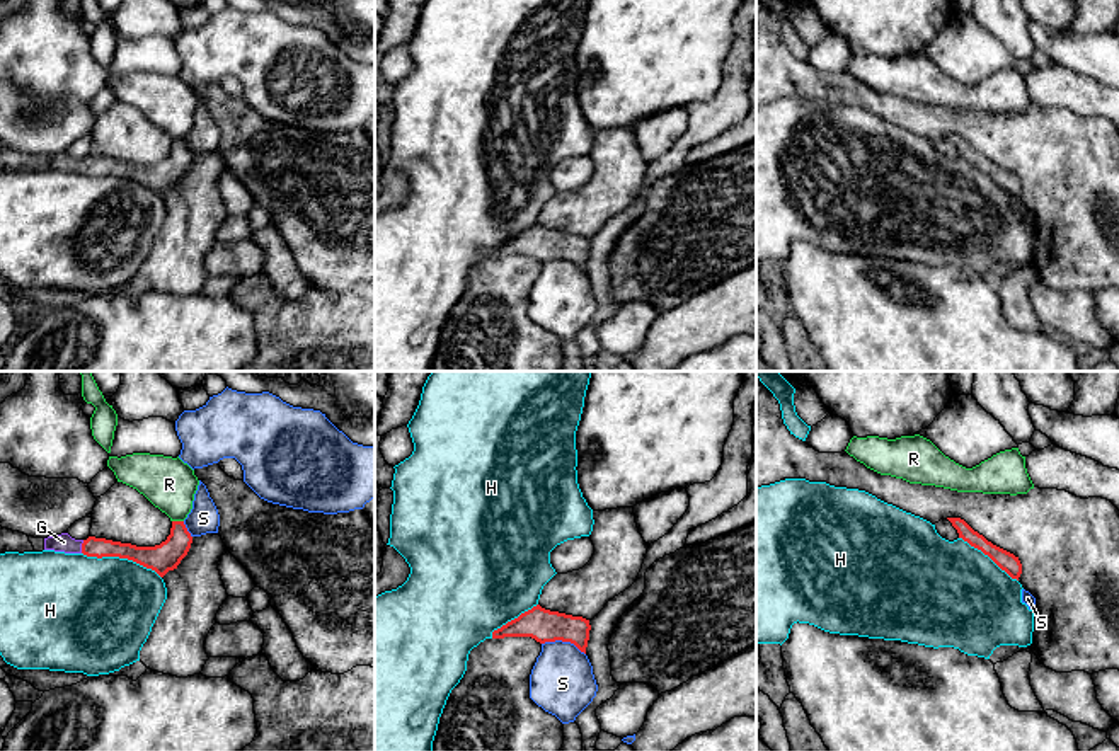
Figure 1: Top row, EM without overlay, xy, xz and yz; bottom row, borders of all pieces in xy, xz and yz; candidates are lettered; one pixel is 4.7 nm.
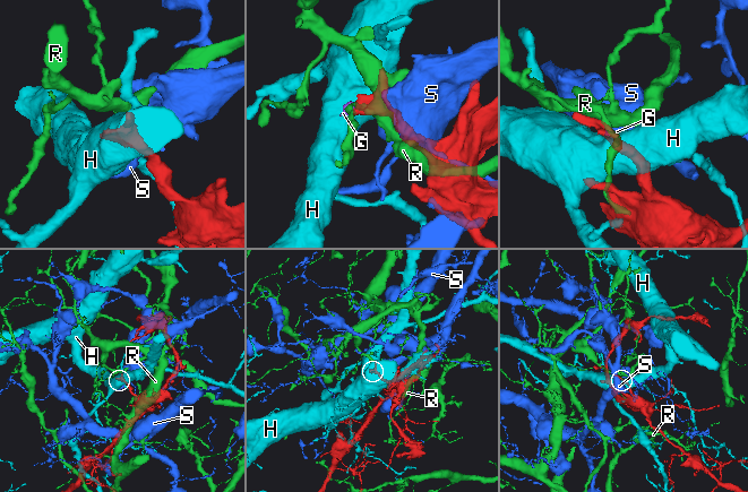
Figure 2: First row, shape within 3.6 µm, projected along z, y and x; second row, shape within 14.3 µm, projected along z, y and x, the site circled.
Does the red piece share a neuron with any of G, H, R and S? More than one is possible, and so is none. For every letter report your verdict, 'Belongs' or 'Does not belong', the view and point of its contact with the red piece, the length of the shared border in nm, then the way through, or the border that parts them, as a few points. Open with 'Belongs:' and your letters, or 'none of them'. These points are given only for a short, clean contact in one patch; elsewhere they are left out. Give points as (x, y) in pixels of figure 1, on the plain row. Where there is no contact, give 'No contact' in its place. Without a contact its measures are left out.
Belongs: G
G: Belongs. Touches red at xy (82, 166). Shared border 70 nm. Path across: xy (92, 166), (82, 166), (63, 160)
H: Does not belong. Touches red at xy (121, 176). Shared border 400 nm
R: Does not belong. Touches red at xy (177, 140). Shared border 60 nm
S: Does not belong. Touches red at xz (564, 259). Shared border 220 nm

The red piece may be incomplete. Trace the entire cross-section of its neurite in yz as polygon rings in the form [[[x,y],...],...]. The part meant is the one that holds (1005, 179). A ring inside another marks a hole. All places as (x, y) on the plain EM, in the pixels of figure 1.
[[[947,136],[952,145],[957,148],[959,157],[967,160],[971,165],[981,169],[984,174],[988,174],[1001,189],[1005,189],[1012,198],[1020,196],[1022,192],[1022,182],[1019,175],[1013,172],[993,163],[988,160],[983,153],[974,150],[964,138],[961,136]]]

